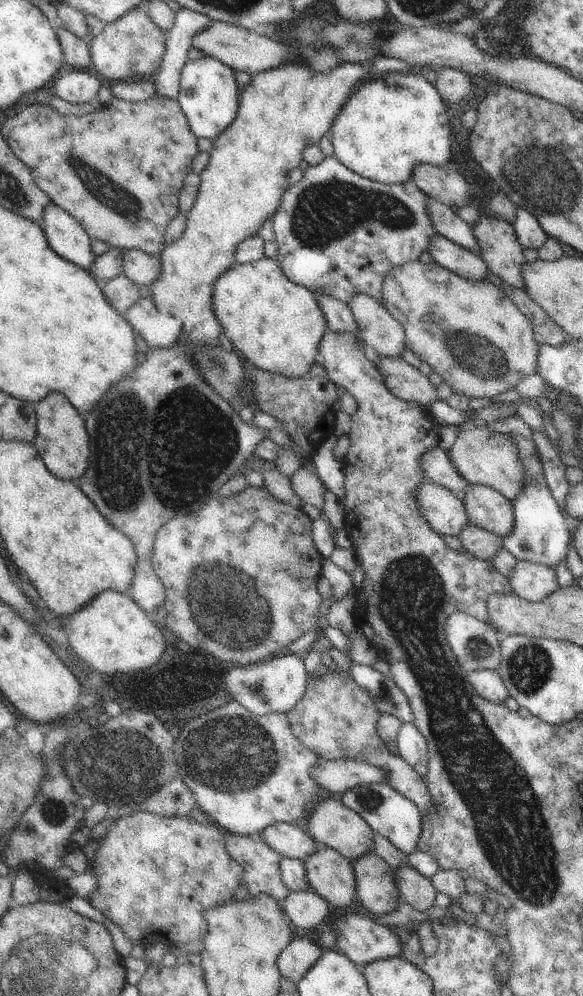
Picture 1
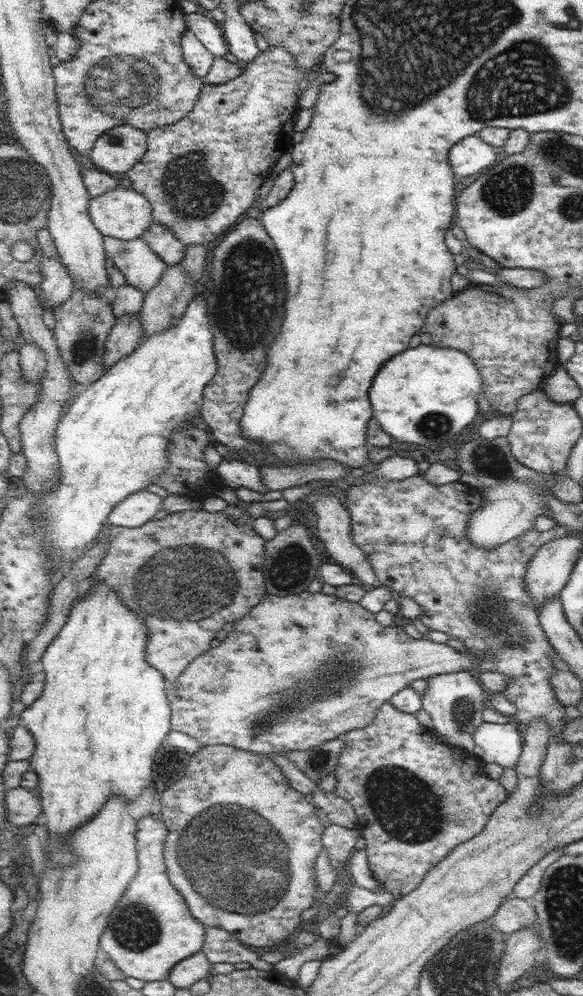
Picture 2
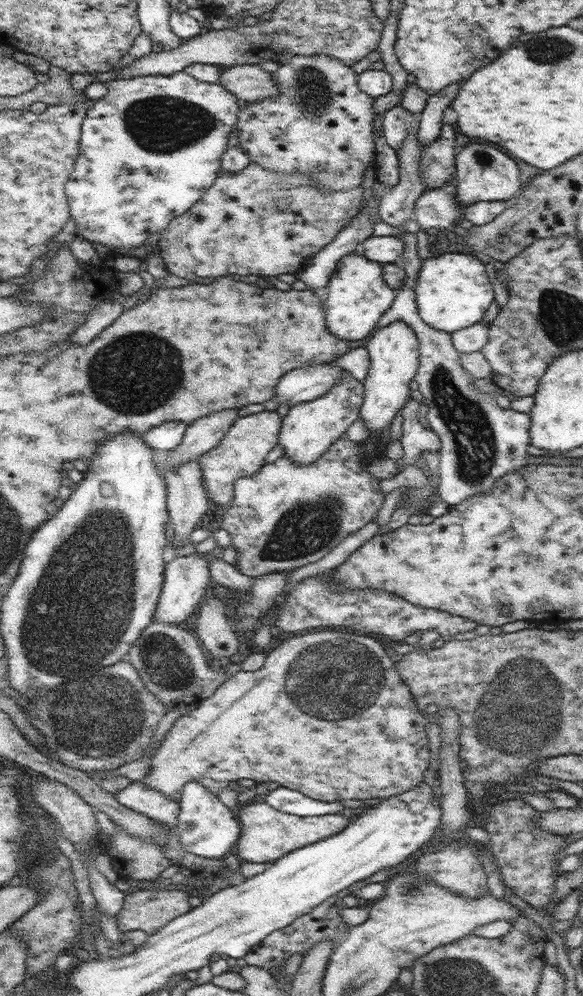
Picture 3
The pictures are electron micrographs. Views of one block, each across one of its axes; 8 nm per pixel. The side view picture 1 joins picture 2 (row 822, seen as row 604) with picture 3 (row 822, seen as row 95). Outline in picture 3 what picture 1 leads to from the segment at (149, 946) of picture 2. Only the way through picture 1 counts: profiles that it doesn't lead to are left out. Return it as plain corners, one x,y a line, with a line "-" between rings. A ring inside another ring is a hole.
266,801
240,805
236,809
236,816
241,824
241,833
233,851
242,862
248,863
274,863
293,850
340,834
349,824
342,813
298,816
276,810

